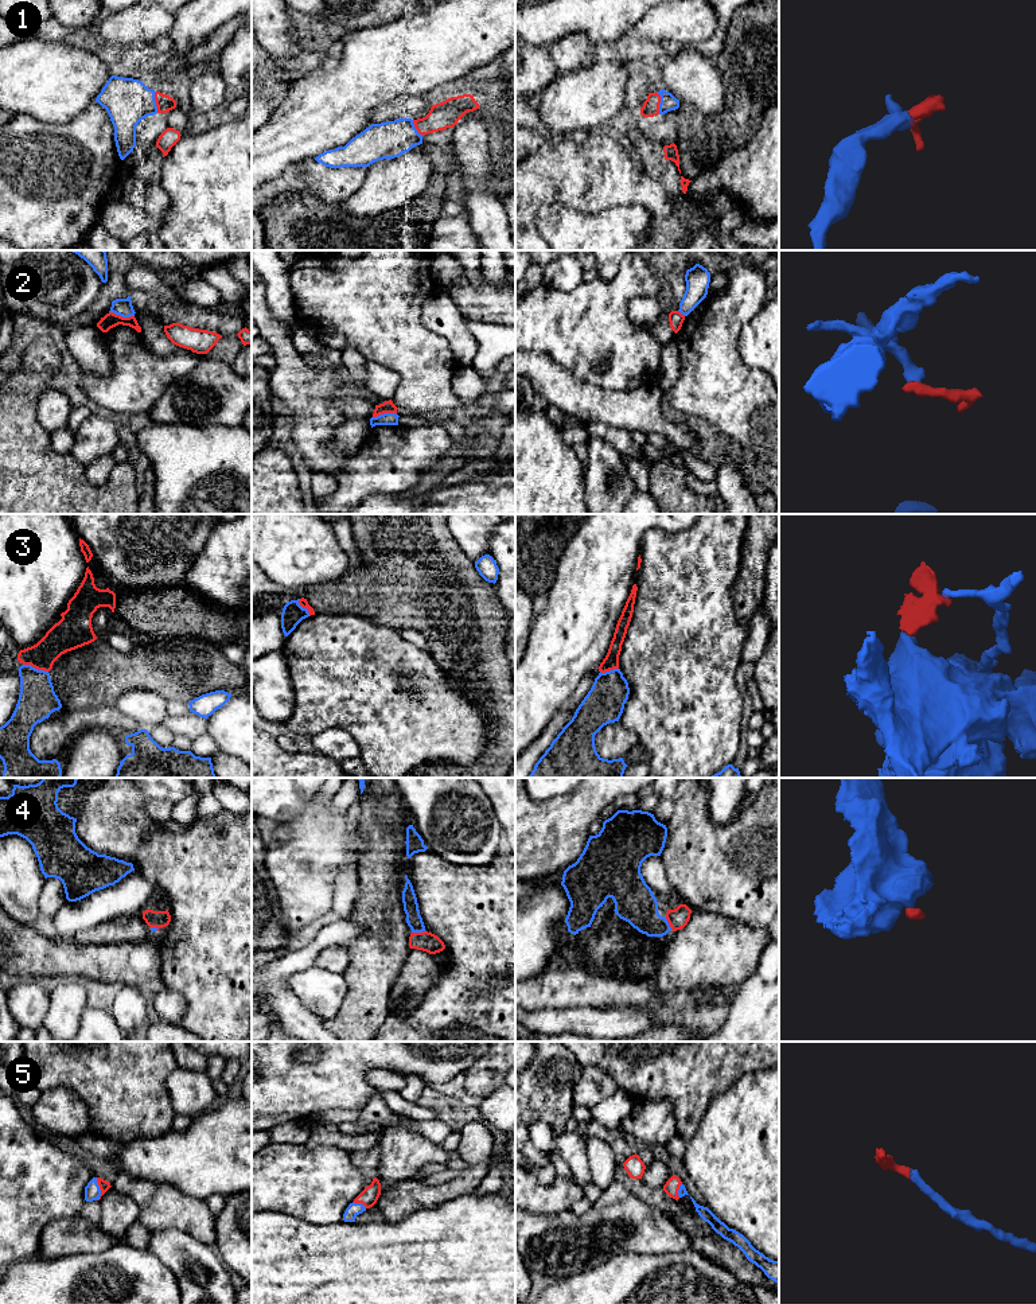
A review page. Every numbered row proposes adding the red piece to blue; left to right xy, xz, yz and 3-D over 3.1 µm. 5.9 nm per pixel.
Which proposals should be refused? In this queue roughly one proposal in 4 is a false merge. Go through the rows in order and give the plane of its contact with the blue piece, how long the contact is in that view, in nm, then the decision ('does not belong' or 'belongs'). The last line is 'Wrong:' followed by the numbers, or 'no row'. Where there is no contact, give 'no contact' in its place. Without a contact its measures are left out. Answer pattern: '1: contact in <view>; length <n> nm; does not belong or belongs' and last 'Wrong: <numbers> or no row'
1: contact in yz; length 140 nm; belongs
2: contact in xy; length 160 nm; does not belong
3: contact in xy; length 160 nm; belongs
4: contact in xz; length 80 nm; belongs
5: contact in xy; length 140 nm; belongs
Wrong: 2

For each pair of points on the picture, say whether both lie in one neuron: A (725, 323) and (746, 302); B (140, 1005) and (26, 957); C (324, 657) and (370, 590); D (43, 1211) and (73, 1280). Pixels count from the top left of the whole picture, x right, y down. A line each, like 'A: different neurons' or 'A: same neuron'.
A: same neuron
B: different neurons
C: different neurons
D: different neurons

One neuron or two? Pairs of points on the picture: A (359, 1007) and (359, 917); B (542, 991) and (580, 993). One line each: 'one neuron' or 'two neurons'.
A: one neuron
B: one neuron

